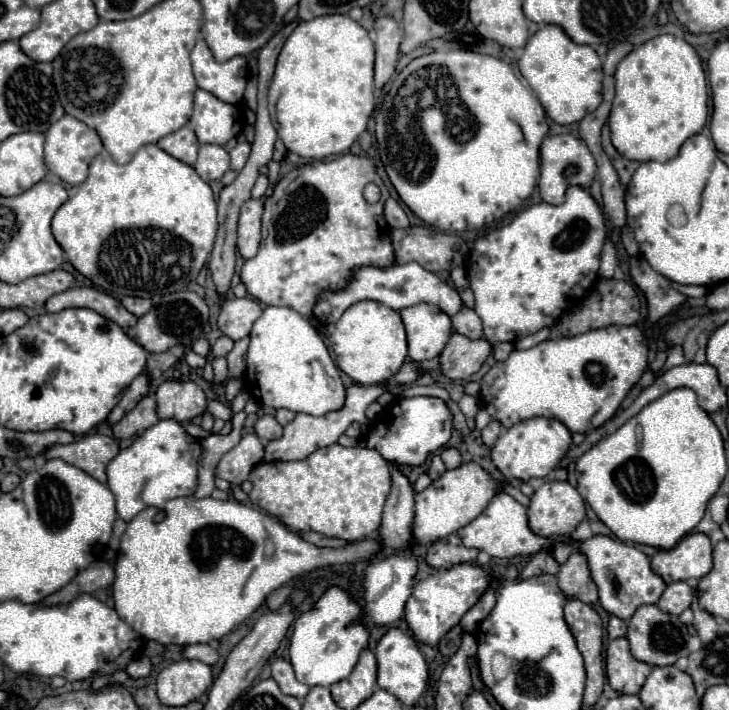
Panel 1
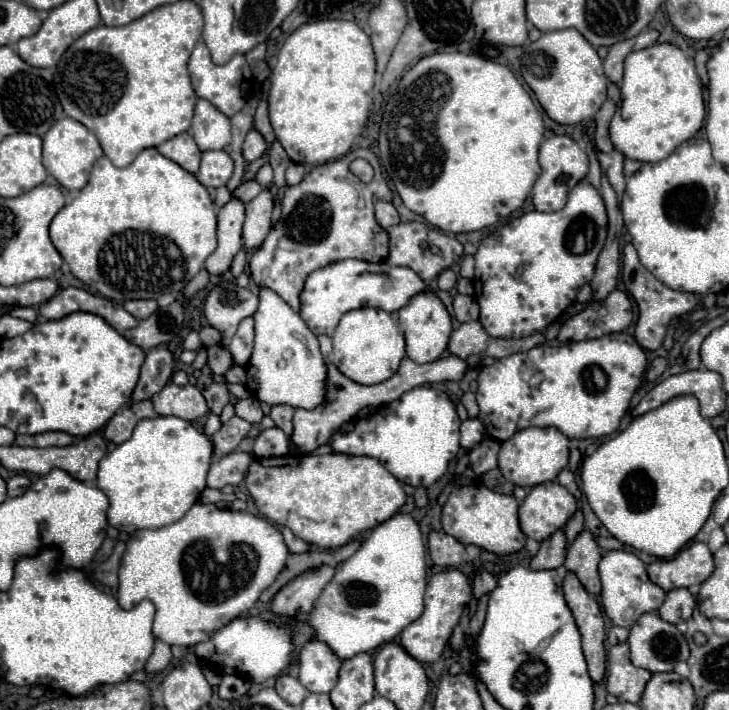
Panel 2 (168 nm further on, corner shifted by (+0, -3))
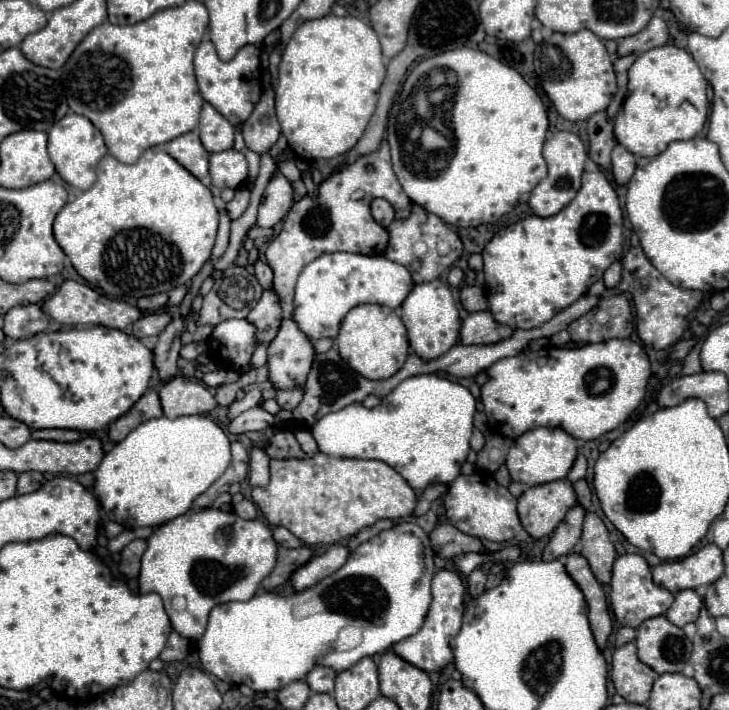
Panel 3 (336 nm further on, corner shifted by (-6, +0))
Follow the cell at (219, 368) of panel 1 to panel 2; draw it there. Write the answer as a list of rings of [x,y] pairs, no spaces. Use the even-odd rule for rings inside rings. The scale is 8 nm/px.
[[[210,384],[206,390],[204,390],[204,398],[208,402],[208,408],[212,414],[220,414],[222,408],[230,402],[230,394],[228,394],[228,388],[226,384]]]

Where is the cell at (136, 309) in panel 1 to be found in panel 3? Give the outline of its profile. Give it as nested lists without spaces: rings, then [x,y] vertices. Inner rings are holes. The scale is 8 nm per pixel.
[[[158,293],[154,297],[140,297],[138,299],[138,307],[140,309],[148,309],[148,311],[158,311],[158,309],[162,309],[166,305],[166,301],[168,301],[168,295],[166,293]]]

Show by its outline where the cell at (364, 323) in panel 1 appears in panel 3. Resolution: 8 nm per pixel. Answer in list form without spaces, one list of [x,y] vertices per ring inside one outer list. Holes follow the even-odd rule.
[[[358,305],[350,309],[350,313],[342,321],[336,343],[340,349],[340,357],[362,377],[372,381],[392,377],[404,365],[410,353],[402,319],[390,307],[382,305]]]

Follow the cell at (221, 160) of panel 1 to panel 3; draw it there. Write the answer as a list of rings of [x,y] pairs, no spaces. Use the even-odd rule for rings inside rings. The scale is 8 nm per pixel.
[[[226,149],[210,155],[210,177],[214,187],[236,189],[238,185],[242,185],[242,181],[246,181],[246,175],[248,175],[248,165],[242,153]]]

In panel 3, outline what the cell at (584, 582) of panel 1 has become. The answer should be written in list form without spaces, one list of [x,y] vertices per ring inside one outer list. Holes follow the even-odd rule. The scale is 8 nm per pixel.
[[[586,513],[580,543],[582,543],[580,555],[586,557],[594,577],[598,577],[598,581],[604,585],[610,583],[616,551],[610,541],[608,529],[604,527],[604,523],[600,521],[600,517],[596,513]]]

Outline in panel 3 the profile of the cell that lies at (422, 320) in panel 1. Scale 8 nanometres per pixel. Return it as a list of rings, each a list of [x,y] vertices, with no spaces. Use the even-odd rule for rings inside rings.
[[[438,279],[430,281],[430,283],[414,285],[410,295],[402,303],[402,321],[408,329],[410,347],[414,349],[414,353],[418,357],[422,357],[426,361],[428,359],[438,359],[440,355],[444,355],[458,341],[458,333],[460,333],[458,307],[454,303],[454,297],[452,297],[448,285],[444,285]]]

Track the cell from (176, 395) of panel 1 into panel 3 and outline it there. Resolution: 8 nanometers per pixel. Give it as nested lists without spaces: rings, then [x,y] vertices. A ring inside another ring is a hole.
[[[174,377],[158,389],[164,415],[174,419],[182,415],[202,415],[216,407],[216,399],[204,383]]]

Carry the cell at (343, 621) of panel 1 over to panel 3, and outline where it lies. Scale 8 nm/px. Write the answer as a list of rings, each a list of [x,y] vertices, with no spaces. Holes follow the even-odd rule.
[[[318,665],[318,669],[312,669],[306,675],[306,683],[310,685],[314,693],[332,693],[334,679],[336,679],[336,671],[330,667],[322,667],[322,665]]]

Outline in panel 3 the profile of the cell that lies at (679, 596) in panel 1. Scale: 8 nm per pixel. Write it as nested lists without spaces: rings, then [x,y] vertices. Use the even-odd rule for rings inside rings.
[[[684,589],[676,595],[674,599],[674,605],[670,605],[666,617],[678,625],[678,627],[684,627],[686,623],[692,623],[698,619],[698,613],[700,613],[700,607],[702,607],[702,599],[698,597],[696,591],[692,589]]]

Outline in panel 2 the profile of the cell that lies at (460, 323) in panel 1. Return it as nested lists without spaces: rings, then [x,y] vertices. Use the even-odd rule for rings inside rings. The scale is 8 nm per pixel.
[[[466,294],[454,296],[454,316],[458,322],[478,320],[478,312],[480,312],[480,308],[472,296],[466,296]]]

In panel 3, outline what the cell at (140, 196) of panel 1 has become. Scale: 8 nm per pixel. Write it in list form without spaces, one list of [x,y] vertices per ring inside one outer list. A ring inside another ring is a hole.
[[[162,147],[144,151],[138,163],[132,165],[124,165],[112,155],[106,155],[98,163],[96,173],[96,183],[72,203],[64,205],[54,221],[54,237],[70,257],[78,275],[114,299],[140,299],[144,295],[168,293],[174,287],[186,285],[210,259],[216,241],[218,209],[210,189]]]

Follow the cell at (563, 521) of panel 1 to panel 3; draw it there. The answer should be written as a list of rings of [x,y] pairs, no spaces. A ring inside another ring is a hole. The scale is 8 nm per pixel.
[[[550,481],[550,485],[536,485],[526,489],[518,499],[518,515],[522,521],[522,527],[532,537],[544,537],[550,535],[558,523],[564,519],[564,515],[576,505],[576,493],[572,489],[572,483],[568,481]]]

